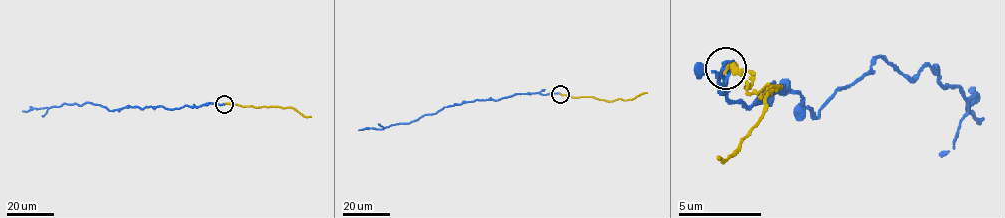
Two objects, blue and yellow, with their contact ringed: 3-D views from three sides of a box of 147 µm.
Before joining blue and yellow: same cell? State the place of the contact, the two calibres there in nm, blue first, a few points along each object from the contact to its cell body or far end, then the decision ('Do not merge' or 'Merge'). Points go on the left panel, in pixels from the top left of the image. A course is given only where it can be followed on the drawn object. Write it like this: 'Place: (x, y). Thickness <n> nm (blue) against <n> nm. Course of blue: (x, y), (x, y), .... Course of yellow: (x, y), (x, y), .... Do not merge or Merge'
Place: (224, 104). Thickness 180 nm (blue) against 180 nm. Course of blue: (224, 104), (168, 109), (161, 106), (140, 109), (126, 106), (109, 111), (88, 102), (22, 111). Course of yellow: (224, 104), (291, 107), (305, 116), (311, 116). Merge

